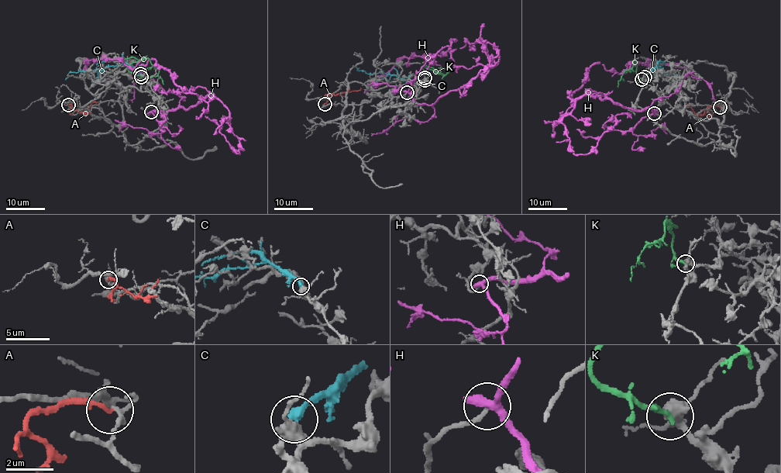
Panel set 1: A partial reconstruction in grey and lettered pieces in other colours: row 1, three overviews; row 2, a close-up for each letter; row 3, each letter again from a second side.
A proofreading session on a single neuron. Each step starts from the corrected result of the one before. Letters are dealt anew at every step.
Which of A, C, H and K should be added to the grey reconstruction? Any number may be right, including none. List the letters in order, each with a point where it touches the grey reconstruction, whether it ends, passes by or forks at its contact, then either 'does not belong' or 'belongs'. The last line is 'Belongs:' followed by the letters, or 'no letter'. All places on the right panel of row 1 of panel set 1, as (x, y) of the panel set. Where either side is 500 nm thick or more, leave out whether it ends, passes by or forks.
A: meets grey at (720, 107); it ends there; does not belong
C: meets grey at (645, 77); it ends there; does not belong
H: meets grey at (654, 113); it passes by; does not belong
K: meets grey at (641, 79); it ends there; does not belong
Belongs: no letter

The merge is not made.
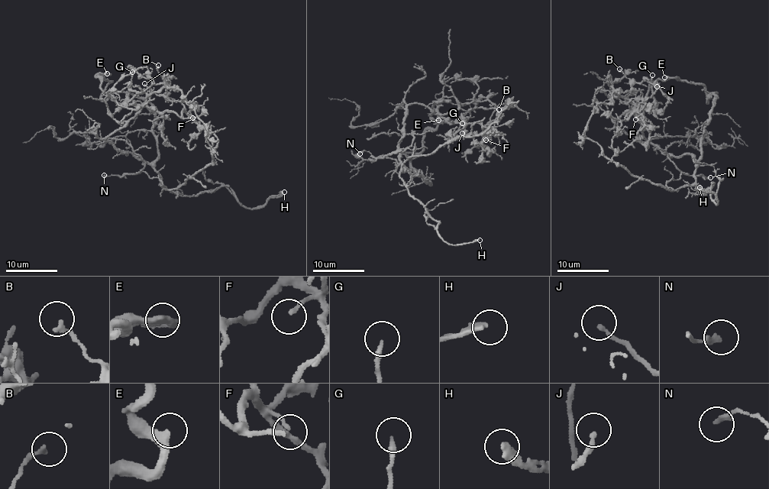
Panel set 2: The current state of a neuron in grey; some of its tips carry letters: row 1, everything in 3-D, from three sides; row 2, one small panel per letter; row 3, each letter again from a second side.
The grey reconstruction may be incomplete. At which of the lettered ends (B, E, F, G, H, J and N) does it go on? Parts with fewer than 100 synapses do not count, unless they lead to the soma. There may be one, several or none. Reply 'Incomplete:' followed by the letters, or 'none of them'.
Incomplete: H

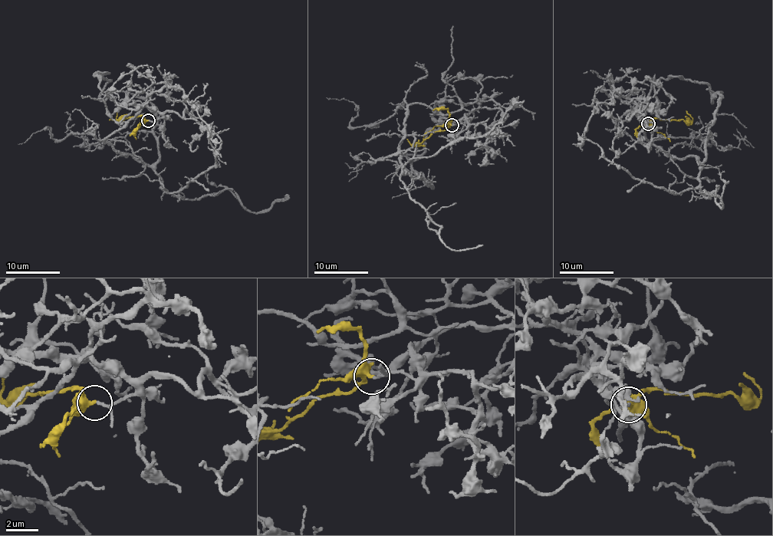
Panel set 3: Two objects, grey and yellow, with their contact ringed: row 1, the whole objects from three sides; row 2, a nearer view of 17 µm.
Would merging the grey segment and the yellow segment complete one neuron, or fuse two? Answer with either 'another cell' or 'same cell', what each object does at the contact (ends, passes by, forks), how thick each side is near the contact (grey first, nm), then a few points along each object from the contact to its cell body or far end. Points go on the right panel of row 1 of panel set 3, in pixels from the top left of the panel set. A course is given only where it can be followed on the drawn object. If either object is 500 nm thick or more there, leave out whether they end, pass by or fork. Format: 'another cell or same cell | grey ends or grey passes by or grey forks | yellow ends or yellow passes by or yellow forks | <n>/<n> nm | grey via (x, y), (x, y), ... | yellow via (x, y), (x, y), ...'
same cell | grey ends | yellow passes by | 160/340 nm | grey via (647, 123), (632, 106), (649, 141), (698, 156), (720, 202), (728, 183), (696, 159) | yellow via (647, 123), (657, 118), (691, 121), (692, 117), (686, 111)

